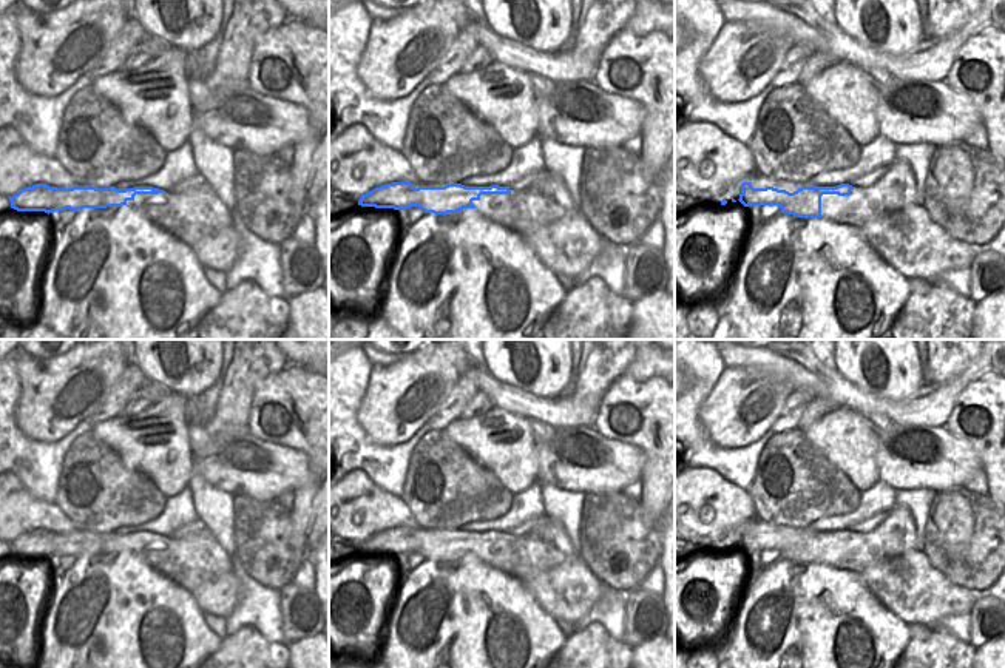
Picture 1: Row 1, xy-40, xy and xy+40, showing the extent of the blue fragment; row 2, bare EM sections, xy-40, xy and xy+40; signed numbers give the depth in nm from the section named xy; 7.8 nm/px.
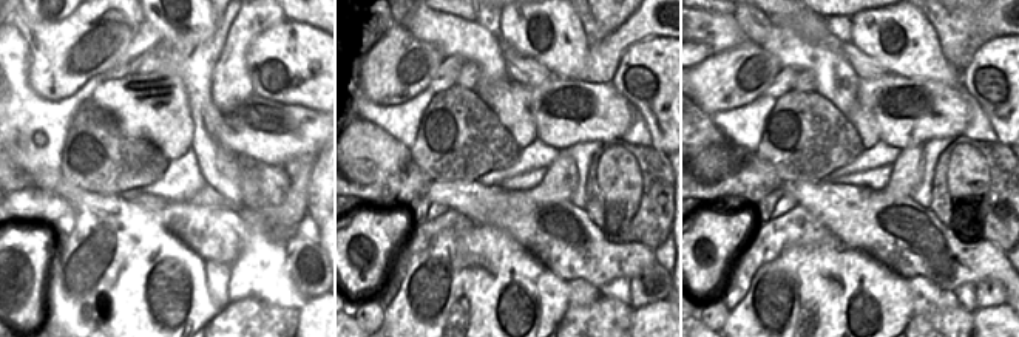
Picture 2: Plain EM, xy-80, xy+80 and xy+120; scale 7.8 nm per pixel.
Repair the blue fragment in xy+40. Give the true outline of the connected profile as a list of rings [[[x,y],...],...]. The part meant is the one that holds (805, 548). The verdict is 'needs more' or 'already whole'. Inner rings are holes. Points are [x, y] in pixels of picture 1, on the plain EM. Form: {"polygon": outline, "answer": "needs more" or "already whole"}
{"polygon": [[[761,520],[741,523],[739,548],[749,551],[778,551],[781,558],[797,563],[821,563],[821,541],[851,541],[855,534],[849,529],[817,532],[809,528],[773,526]]], "answer": "needs more"}

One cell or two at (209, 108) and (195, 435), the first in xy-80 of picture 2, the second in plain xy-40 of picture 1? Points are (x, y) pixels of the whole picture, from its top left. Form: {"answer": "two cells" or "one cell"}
{"answer": "one cell"}

